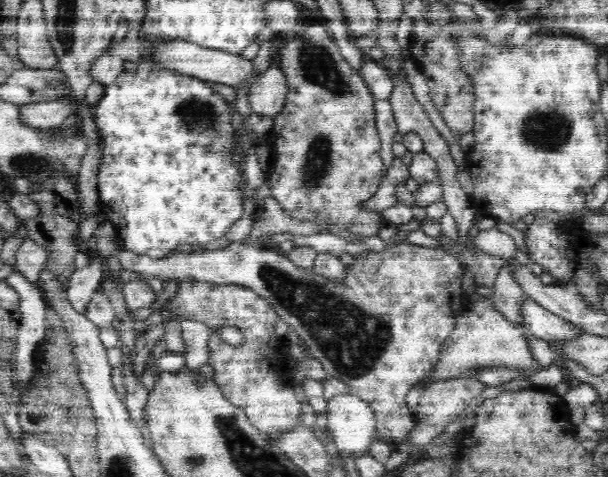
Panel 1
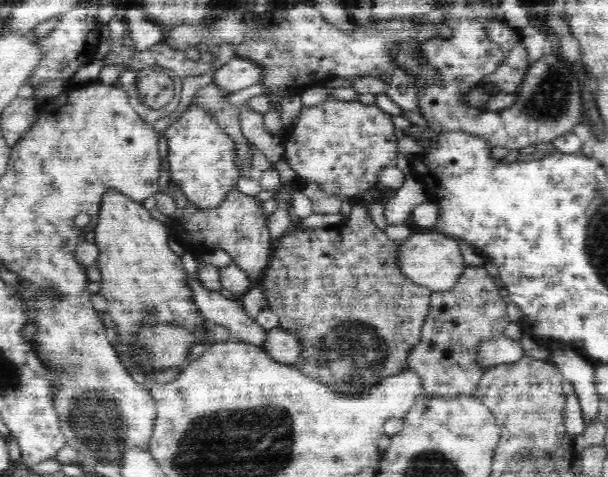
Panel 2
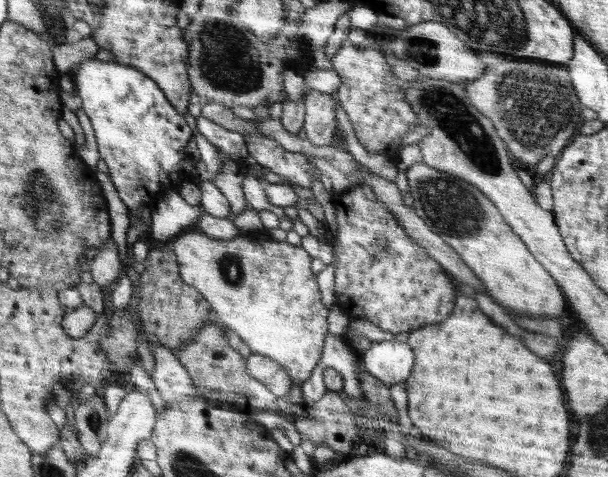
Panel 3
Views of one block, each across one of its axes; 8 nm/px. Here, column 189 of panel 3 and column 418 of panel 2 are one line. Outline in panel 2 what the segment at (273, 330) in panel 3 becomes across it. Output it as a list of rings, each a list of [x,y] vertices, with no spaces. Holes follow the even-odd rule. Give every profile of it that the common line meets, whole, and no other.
[[[434,232],[412,233],[406,240],[398,243],[398,267],[407,279],[435,292],[444,292],[454,288],[459,276],[467,267],[456,239]]]

